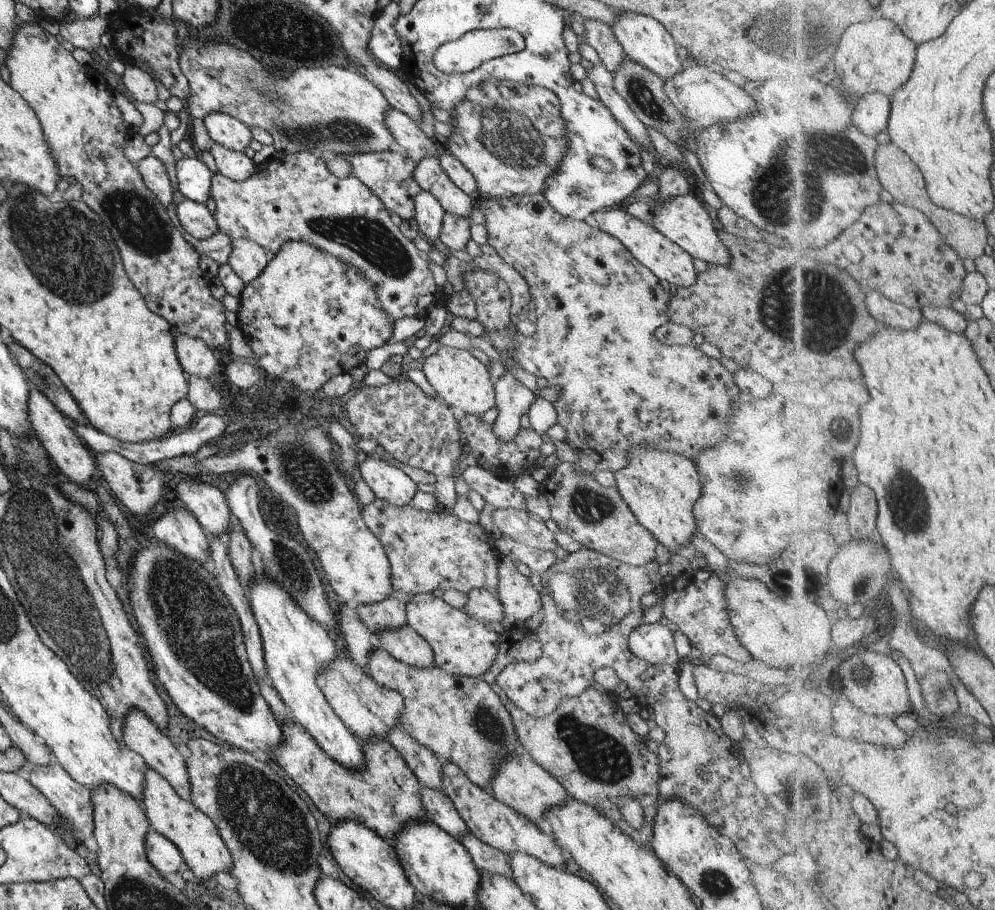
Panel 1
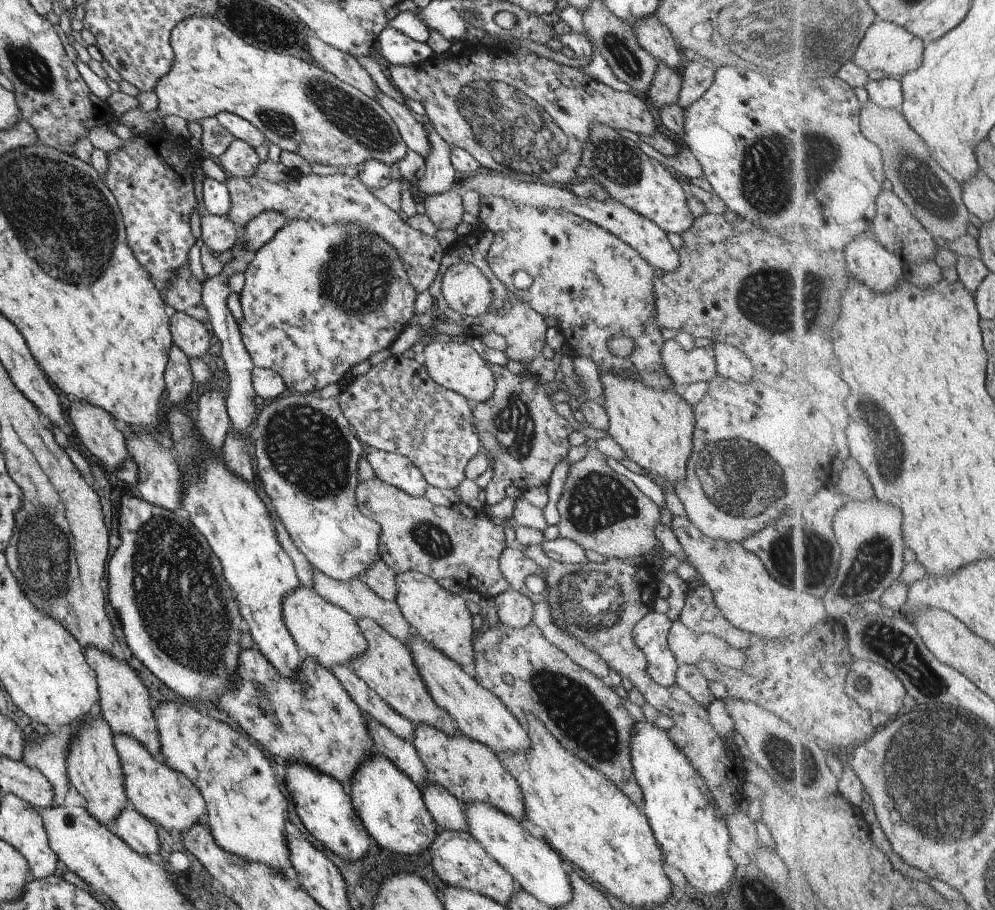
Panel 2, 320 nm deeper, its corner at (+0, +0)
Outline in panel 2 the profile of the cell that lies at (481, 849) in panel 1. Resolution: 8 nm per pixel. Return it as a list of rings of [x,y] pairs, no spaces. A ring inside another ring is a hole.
[[[431,778],[422,784],[423,804],[434,820],[438,830],[465,831],[466,822],[459,802],[445,787],[439,786]]]

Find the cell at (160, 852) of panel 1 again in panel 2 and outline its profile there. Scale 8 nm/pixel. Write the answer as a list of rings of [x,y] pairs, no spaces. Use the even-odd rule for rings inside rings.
[[[123,808],[110,824],[106,824],[106,827],[129,848],[147,856],[157,853],[159,850],[159,841],[154,825],[135,809]]]

